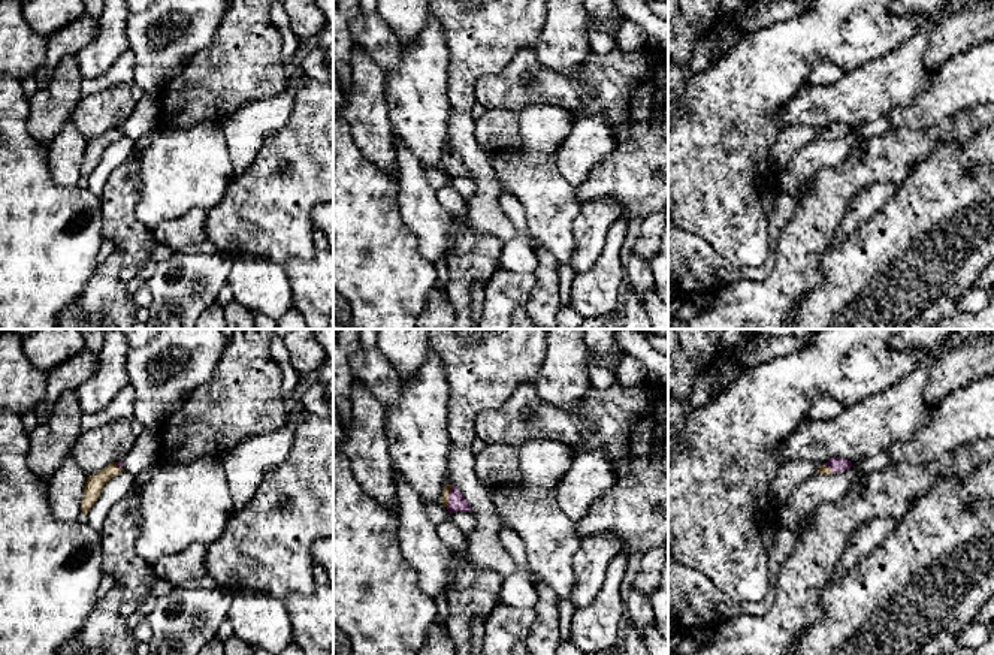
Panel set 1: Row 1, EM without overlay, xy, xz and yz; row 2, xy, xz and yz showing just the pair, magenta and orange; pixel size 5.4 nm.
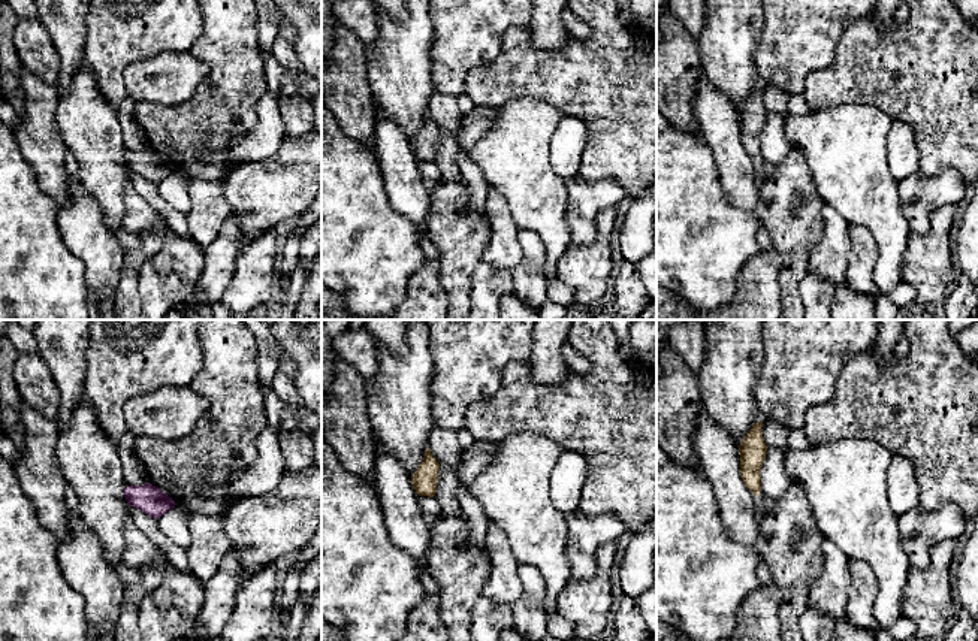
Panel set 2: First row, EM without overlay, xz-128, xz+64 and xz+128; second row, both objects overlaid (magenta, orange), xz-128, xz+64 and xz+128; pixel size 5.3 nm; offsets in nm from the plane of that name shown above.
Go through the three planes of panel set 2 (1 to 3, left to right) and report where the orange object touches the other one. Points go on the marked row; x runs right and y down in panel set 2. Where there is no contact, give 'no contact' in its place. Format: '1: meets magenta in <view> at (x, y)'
1: no contact
2: no contact
3: no contact

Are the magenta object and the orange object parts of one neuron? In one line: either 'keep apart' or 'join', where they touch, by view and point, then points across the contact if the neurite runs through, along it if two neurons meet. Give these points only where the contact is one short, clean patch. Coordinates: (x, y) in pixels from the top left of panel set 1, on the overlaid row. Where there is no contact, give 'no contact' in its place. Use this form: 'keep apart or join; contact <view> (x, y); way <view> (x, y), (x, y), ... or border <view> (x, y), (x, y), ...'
join; contact xz (449, 495); way xz (456, 501), (449, 495), (444, 497)

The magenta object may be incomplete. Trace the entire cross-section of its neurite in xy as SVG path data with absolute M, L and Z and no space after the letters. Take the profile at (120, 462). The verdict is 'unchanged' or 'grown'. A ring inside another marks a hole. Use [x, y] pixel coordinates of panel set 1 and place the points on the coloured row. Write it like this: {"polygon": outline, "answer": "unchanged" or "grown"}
{"polygon": "M123 459L118 462L112 462L106 465L103 470L97 471L93 476L87 477L85 486L84 486L84 496L81 501L81 510L82 514L85 516L90 508L94 505L97 501L103 486L115 476L123 473Z", "answer": "grown"}

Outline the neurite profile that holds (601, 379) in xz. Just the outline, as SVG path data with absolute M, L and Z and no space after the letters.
M593 356L586 357L586 365L589 369L589 380L593 389L605 390L616 381L614 372L601 368Z

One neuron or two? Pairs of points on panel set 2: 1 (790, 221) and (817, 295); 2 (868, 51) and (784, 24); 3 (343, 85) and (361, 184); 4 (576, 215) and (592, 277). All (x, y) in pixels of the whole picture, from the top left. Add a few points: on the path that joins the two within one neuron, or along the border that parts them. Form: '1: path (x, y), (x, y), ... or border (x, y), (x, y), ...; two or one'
1: border (809, 272), (799, 286), (802, 304); two
2: border (845, 27), (835, 59), (817, 70); two
3: border (337, 120), (346, 135), (373, 151); two
4: border (598, 214), (595, 236), (583, 245), (570, 248); two

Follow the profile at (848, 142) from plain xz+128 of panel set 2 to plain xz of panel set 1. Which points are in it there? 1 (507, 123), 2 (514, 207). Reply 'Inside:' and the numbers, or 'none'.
Inside: none

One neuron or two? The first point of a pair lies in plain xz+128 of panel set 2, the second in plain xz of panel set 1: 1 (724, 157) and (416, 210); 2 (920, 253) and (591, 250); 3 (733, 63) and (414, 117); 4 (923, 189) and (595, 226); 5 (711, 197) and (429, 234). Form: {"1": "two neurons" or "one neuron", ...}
{"1": "one neuron", "2": "two neurons", "3": "one neuron", "4": "one neuron", "5": "two neurons"}

